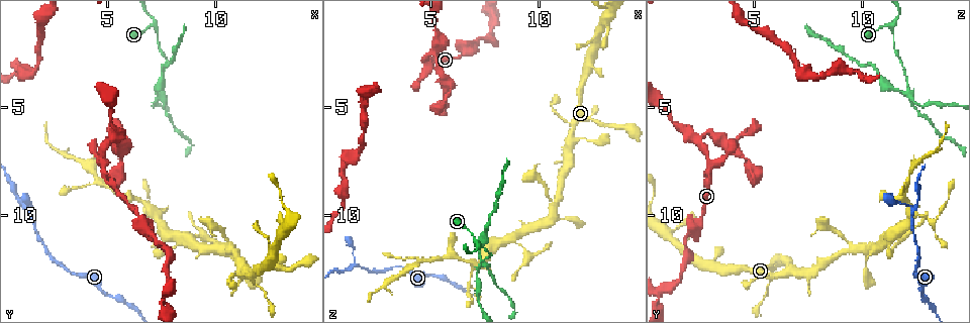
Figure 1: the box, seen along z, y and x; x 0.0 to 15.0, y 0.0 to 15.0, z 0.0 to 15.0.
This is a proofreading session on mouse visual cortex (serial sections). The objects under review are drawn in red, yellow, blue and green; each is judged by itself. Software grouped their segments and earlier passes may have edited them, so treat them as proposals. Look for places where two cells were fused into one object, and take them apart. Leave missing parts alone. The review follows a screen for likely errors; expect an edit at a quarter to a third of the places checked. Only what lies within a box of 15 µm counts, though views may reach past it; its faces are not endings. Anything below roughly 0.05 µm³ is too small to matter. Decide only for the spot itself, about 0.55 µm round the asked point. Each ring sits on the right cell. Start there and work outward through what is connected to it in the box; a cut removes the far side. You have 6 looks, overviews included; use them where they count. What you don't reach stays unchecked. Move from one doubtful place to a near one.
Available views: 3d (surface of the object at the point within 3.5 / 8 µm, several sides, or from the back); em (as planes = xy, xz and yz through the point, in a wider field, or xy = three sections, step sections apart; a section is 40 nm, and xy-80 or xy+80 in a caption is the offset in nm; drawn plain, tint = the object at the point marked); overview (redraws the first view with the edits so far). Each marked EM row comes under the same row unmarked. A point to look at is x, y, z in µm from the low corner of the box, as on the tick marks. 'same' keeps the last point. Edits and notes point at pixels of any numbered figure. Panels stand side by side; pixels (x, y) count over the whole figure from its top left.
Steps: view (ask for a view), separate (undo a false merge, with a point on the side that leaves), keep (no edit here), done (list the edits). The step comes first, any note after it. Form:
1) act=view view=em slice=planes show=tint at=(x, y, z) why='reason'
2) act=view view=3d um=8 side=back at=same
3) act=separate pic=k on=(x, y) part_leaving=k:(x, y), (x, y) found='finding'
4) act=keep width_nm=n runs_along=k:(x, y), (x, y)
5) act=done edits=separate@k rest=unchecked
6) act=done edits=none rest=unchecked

act=view view=3d um=3.5 at=(7.1, 1.3, 11.4) why='narrows sharply'

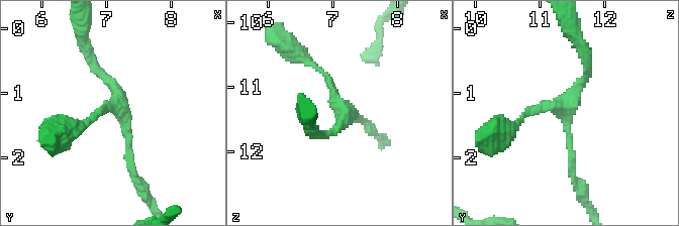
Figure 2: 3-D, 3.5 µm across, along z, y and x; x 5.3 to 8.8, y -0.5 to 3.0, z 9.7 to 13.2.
act=view view=em slice=xy step=1 show=tint at=(7.15, 1.25, 11.35) arms=3 arm_widths_nm=100,150,150

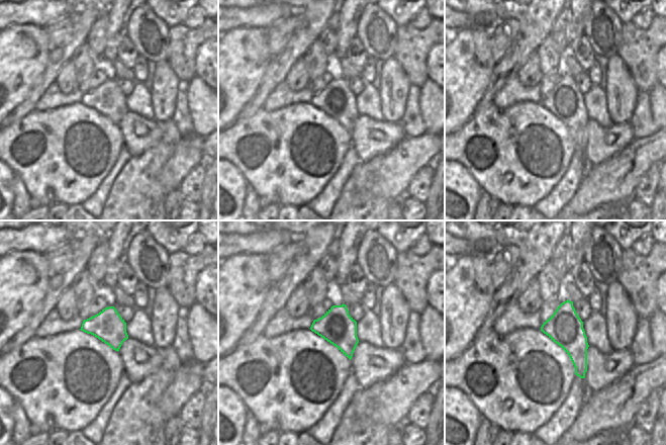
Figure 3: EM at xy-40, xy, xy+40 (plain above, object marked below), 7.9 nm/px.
act=view view=em slice=xy step=5 show=tint at=same why='cut it another way'

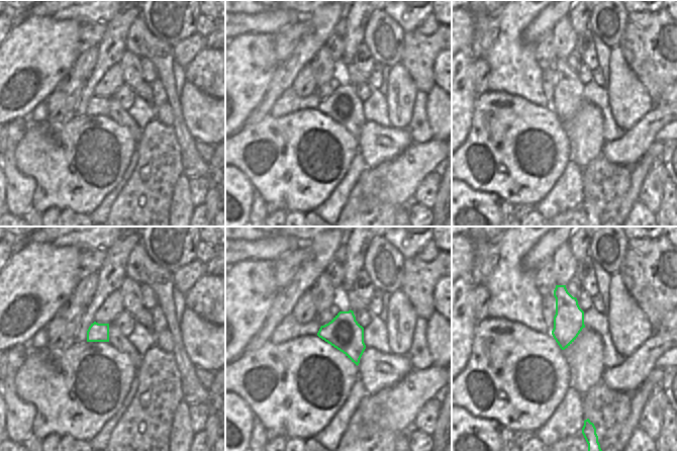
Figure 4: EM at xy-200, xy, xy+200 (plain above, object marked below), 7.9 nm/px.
act=keep runs_along=2:(307, 60), (360, 119) found='continuous, no second cell'

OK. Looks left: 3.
act=view view=3d um=3.5 at=(9.3, 11.1, 11.7)

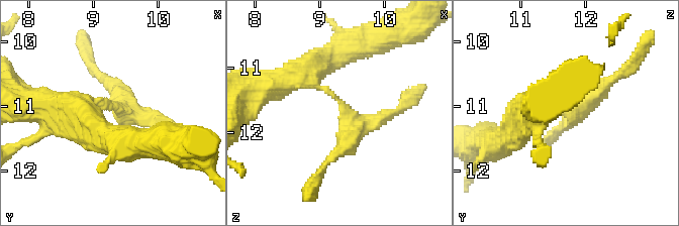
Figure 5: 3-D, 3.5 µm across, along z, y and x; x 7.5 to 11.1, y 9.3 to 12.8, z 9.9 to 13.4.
act=view view=em slice=xy step=5 show=tint at=(9.35, 11.00, 11.65)

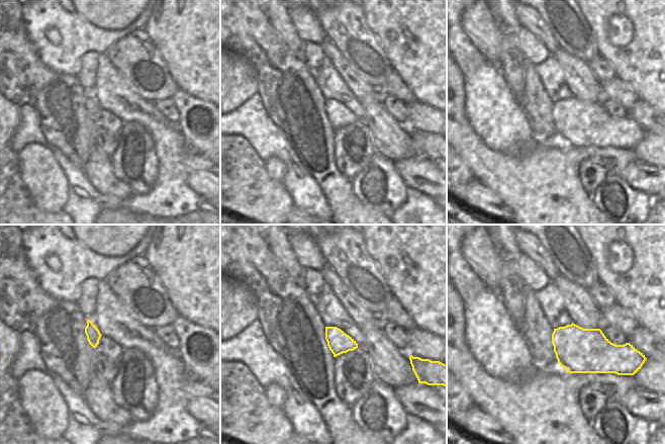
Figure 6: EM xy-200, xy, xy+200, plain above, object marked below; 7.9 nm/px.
act=separate pic=5 on=(143, 113) part_leaving=5:(115, 107), (124, 98), (93, 70) found='a second cell is stuck on'

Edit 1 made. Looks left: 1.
act=done edits=separate@5 rest=unchecked

